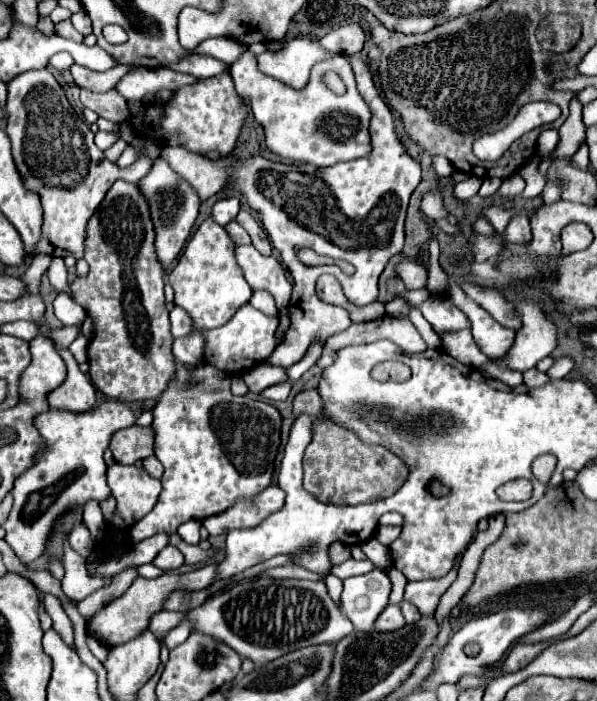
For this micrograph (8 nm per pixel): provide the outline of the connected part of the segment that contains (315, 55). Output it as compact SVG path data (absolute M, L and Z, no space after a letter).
M298 36L288 40L278 52L264 52L258 55L258 70L292 88L304 88L308 82L310 68L330 56L332 52L324 50L314 38Z

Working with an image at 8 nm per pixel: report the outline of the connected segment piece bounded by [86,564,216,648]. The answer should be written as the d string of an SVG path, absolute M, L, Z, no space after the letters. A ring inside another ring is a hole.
M202 566L194 572L186 572L186 574L164 574L160 578L148 580L148 578L136 578L132 582L132 586L116 600L112 600L104 610L100 610L90 622L88 622L88 634L94 636L98 642L102 642L106 648L116 646L116 644L124 644L130 642L134 638L138 638L148 626L150 626L150 618L156 612L164 610L164 602L166 598L176 592L176 590L202 590L206 586L210 586L214 582L216 576L216 566Z

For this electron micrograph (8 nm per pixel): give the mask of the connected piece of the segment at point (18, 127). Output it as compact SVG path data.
M44 68L44 70L28 70L12 80L12 90L8 90L8 136L12 140L12 156L14 162L22 174L22 180L28 190L38 192L42 198L44 208L44 224L42 224L42 238L36 246L36 254L50 254L50 256L84 256L84 240L86 240L86 224L90 216L96 212L100 202L104 200L110 186L124 178L126 182L140 182L152 168L154 158L142 154L136 158L136 162L130 168L118 168L114 162L110 162L102 150L94 144L94 134L90 126L74 112L74 108L68 104L62 86L56 82L56 78Z

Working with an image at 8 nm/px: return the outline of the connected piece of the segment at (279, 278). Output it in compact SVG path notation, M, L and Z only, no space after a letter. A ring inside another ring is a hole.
M236 246L234 252L250 288L268 290L276 300L276 308L284 308L290 302L292 282L284 276L282 264L274 256L262 256L254 246Z

